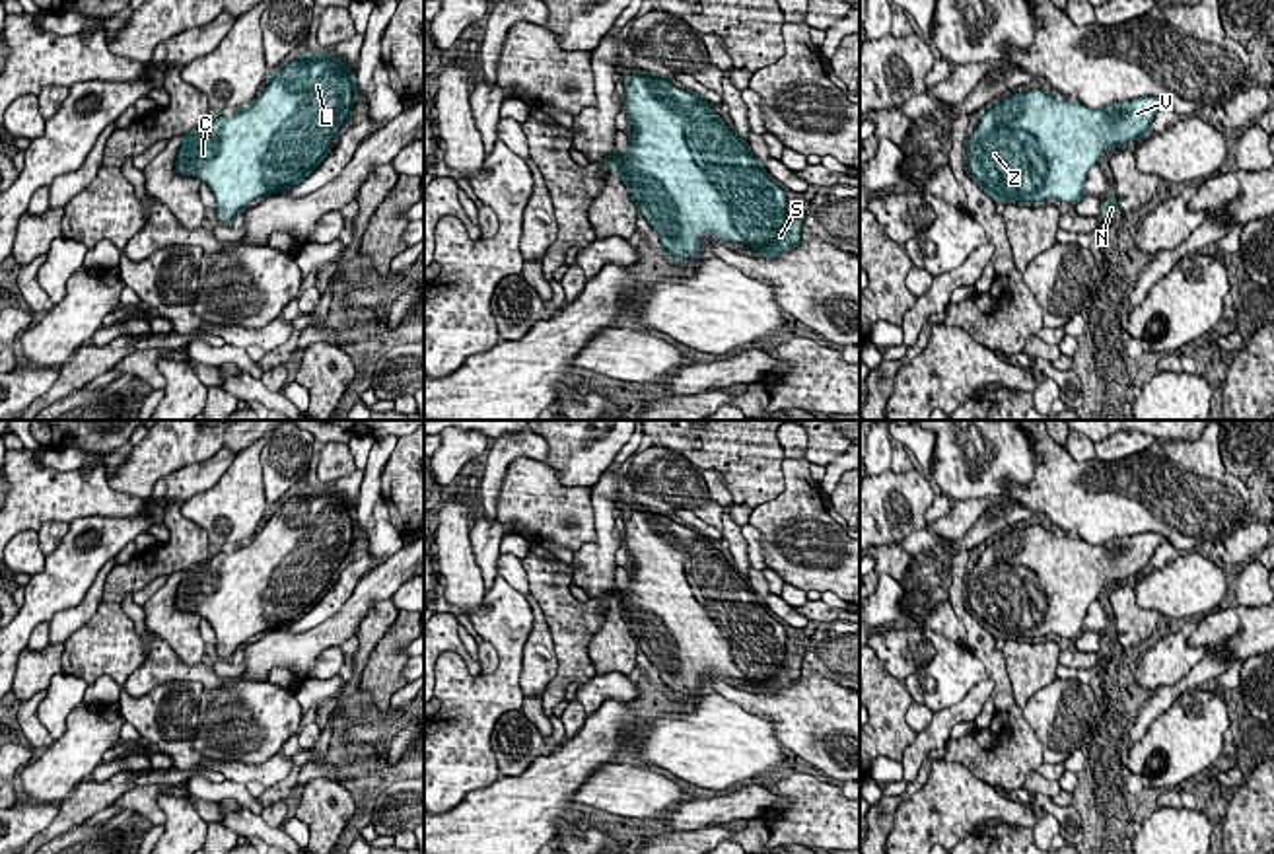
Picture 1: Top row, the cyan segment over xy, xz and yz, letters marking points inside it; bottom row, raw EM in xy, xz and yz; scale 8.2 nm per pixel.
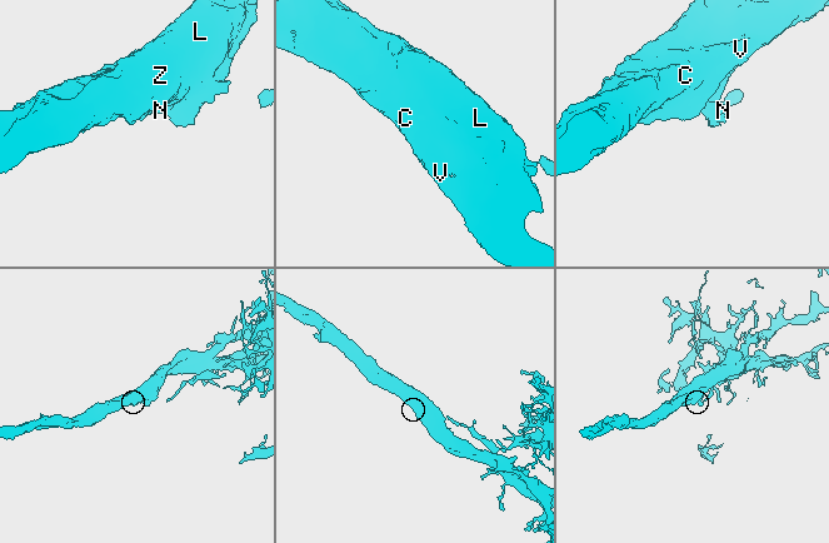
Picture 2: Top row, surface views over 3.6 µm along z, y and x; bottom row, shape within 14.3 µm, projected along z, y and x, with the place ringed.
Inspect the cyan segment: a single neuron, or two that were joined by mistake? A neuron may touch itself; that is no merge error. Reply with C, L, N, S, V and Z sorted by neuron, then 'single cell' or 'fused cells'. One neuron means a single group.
groups C L N S V Z; single cell

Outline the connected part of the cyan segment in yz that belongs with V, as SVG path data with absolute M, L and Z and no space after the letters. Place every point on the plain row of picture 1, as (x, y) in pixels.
M1041 523L1013 529L992 541L971 570L971 613L996 640L1046 634L1078 640L1103 587L1144 574L1163 543L1161 533L1087 545L1079 537L1056 537Z

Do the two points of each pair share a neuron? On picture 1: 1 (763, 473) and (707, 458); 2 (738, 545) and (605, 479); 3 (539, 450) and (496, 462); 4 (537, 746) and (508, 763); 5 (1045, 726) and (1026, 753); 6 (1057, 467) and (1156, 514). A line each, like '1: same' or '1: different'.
1: same
2: different
3: same
4: same
5: different
6: same

